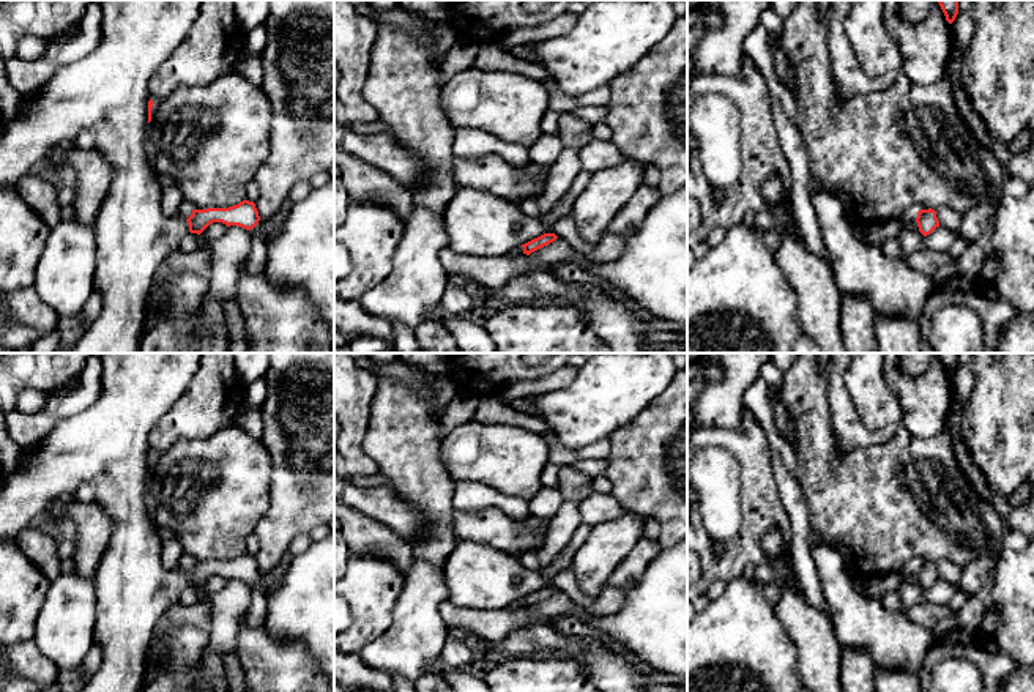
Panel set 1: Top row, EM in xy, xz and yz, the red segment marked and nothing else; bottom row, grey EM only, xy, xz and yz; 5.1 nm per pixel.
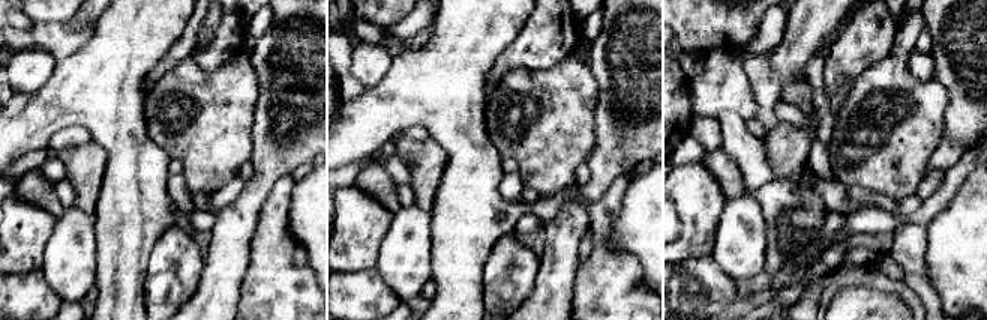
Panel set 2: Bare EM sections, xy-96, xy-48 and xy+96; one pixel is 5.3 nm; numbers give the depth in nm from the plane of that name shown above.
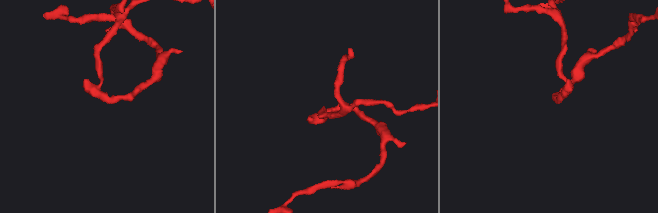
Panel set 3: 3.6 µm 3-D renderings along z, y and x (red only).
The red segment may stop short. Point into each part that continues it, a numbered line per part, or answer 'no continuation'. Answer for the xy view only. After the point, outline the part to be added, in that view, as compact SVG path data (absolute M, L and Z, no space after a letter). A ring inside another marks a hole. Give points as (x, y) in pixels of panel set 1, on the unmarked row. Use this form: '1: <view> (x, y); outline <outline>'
1: xy (270, 580); outline M284 555L282 560L273 569L258 574L257 580L265 586L266 596L279 585L290 561L292 560L287 555Z

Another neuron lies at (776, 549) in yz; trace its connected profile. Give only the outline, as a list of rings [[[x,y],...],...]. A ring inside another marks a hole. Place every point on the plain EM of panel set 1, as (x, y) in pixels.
[[[771,526],[761,538],[768,561],[783,561],[791,569],[791,545],[787,544],[777,526]]]

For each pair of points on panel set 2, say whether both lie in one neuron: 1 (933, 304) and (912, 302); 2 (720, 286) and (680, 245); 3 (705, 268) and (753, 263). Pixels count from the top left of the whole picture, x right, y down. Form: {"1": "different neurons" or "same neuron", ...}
{"1": "different neurons", "2": "different neurons", "3": "different neurons"}

